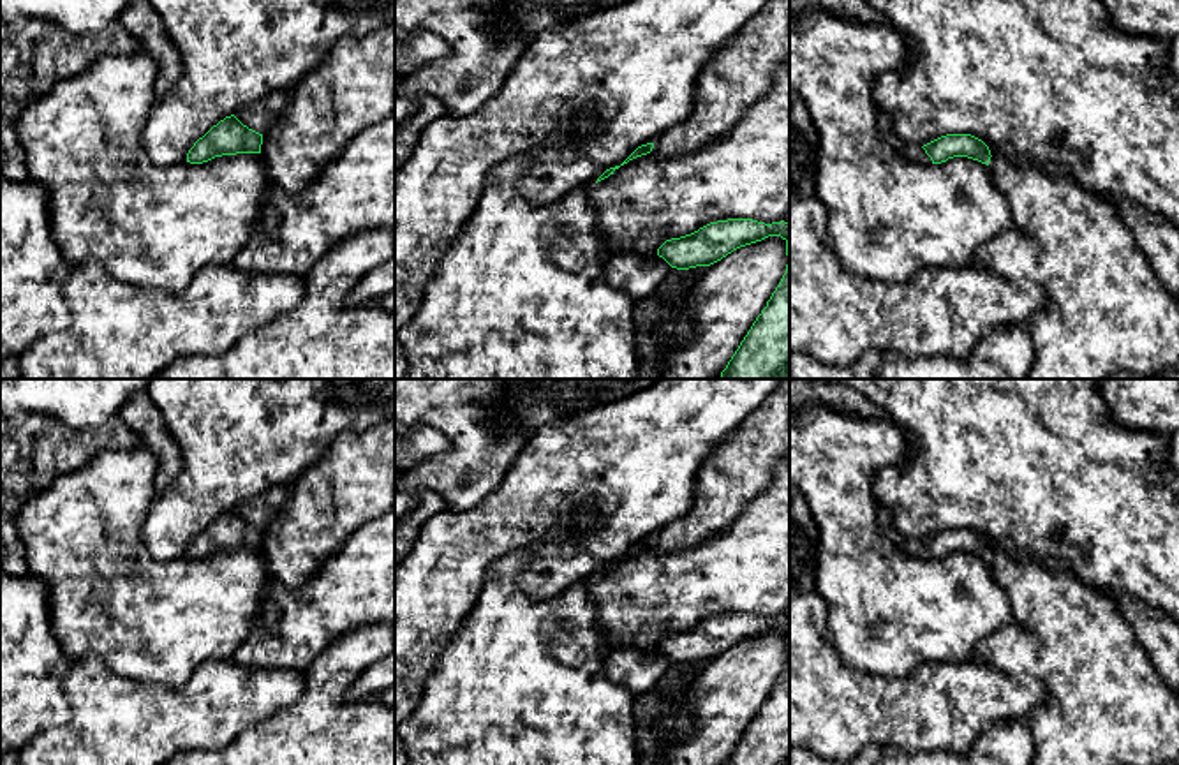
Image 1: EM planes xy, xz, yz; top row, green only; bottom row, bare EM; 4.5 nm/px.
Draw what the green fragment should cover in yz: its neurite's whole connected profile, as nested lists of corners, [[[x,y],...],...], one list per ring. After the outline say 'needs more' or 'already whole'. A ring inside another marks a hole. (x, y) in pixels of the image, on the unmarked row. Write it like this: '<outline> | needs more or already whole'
[[[946,529],[923,541],[906,538],[895,531],[890,539],[902,552],[918,559],[941,559],[953,552],[968,552],[989,561],[992,552],[989,541],[971,529]]] | needs more

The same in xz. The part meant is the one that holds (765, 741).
[[[717,615],[691,629],[666,635],[657,643],[657,650],[671,663],[689,665],[710,661],[768,631],[786,636],[786,668],[724,765],[790,765],[790,617]]] | already whole

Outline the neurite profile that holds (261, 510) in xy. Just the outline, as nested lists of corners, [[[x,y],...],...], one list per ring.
[[[280,485],[266,490],[263,495],[240,502],[234,511],[248,524],[264,529],[285,506],[289,486]]]

